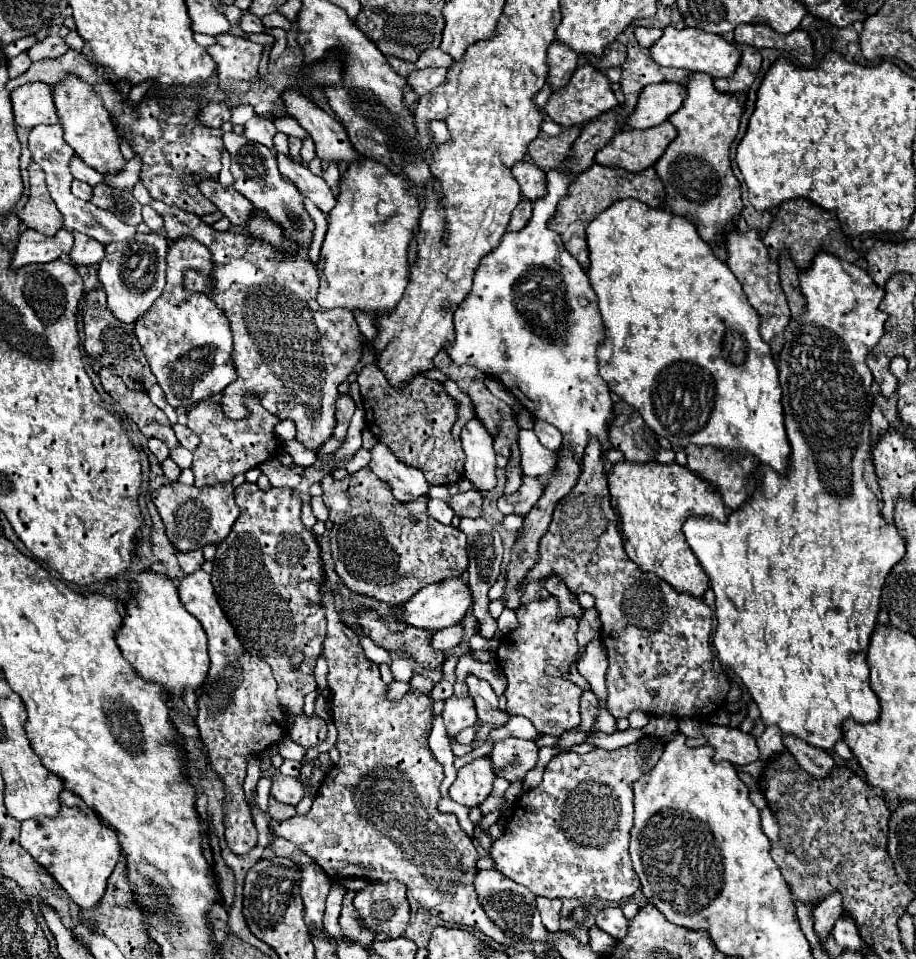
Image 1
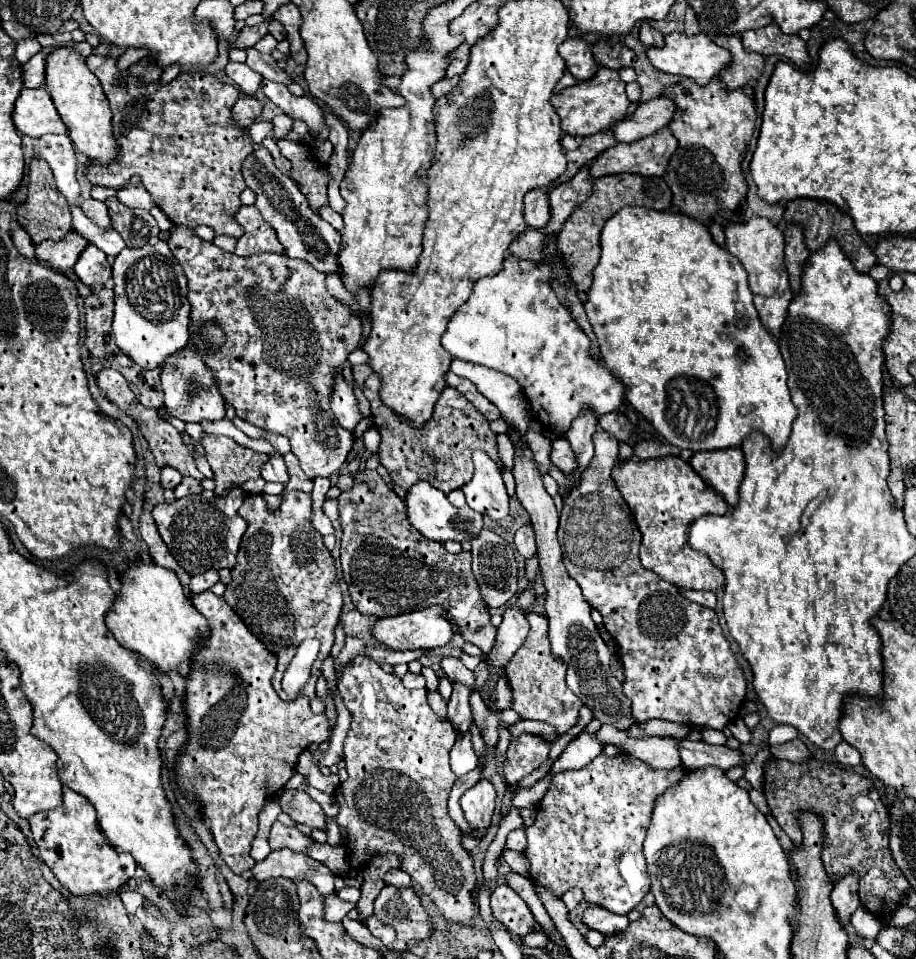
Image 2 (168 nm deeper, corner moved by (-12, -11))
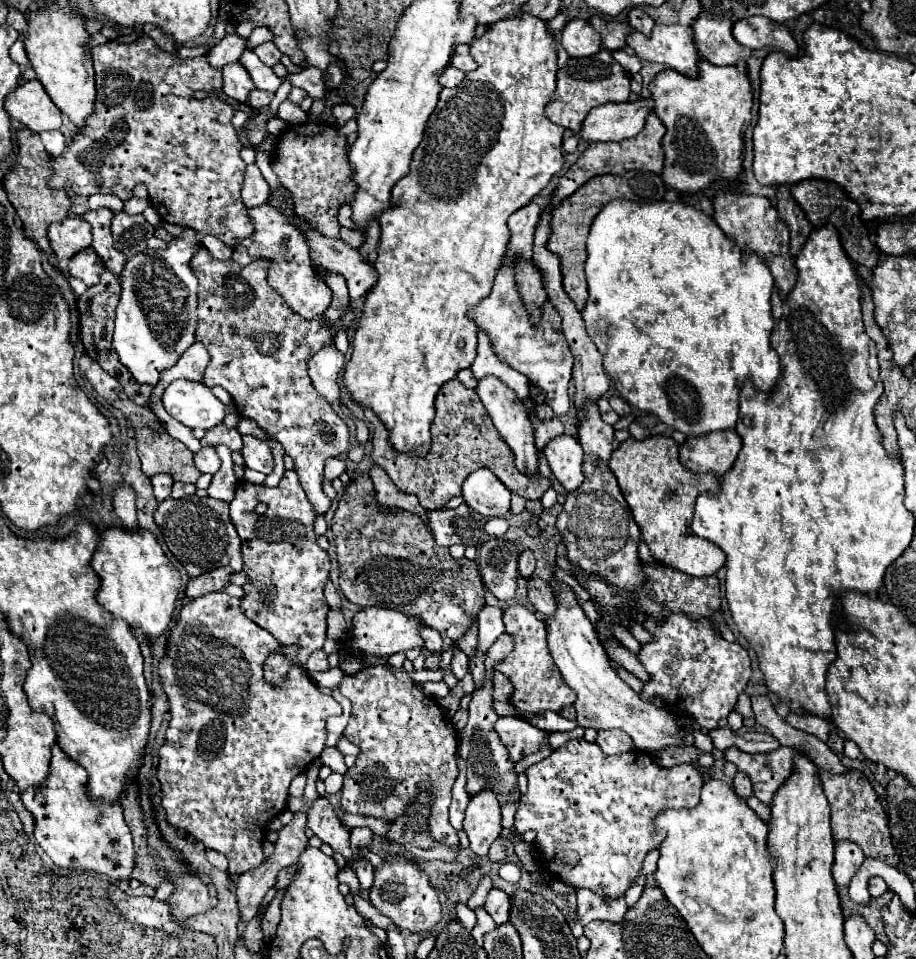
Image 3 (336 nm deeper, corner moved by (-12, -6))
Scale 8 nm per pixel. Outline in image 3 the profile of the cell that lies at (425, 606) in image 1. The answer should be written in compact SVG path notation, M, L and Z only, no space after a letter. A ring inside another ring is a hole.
M368 607L360 609L354 619L352 619L352 631L346 637L344 649L350 653L374 653L374 655L392 655L398 651L408 651L416 647L424 647L424 639L420 635L420 629L424 623L420 617L410 617L400 611L390 611L390 609L380 609L380 607Z

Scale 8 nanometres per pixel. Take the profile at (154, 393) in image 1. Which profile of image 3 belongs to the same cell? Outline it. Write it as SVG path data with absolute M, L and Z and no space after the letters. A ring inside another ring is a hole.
M216 445L216 453L222 461L220 471L214 475L210 487L208 487L208 495L216 497L216 499L224 499L224 501L232 501L234 499L234 487L238 483L236 475L234 475L234 463L230 459L230 449L226 445Z

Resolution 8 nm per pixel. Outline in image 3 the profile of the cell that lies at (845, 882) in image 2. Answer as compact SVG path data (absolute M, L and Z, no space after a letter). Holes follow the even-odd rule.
M836 843L836 851L834 851L834 881L836 887L848 887L852 877L856 875L856 871L860 869L864 861L864 853L860 851L860 847L856 843Z

